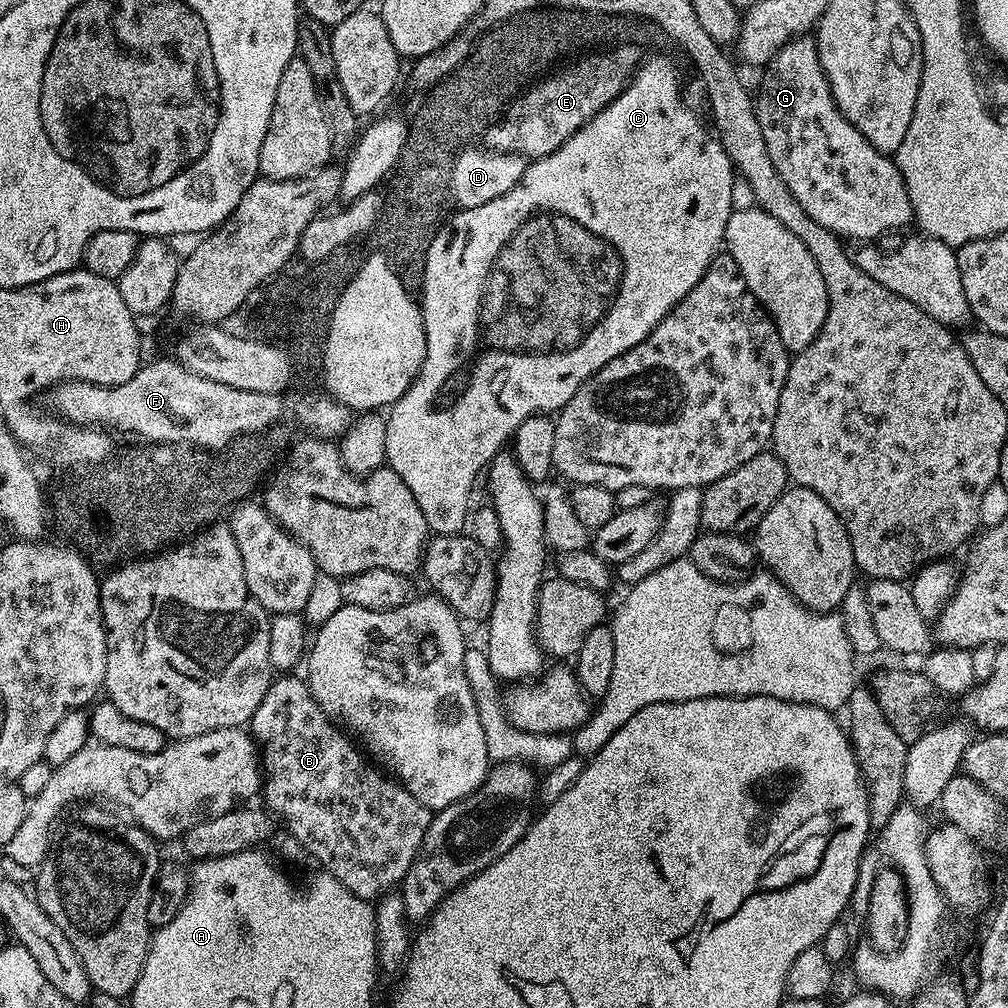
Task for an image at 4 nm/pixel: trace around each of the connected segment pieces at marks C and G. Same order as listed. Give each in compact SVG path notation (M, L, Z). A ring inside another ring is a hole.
M652 56L649 60L647 57L641 63L640 67L636 69L636 72L632 75L632 79L629 80L628 85L622 90L622 94L618 94L618 98L614 98L614 102L610 102L602 111L594 114L594 118L590 118L590 122L586 122L572 137L566 142L562 142L562 146L558 150L554 150L549 156L541 156L533 159L522 174L518 186L514 186L514 190L506 190L506 194L502 194L502 198L494 198L494 202L486 202L486 206L465 208L457 211L457 216L455 213L451 217L450 223L447 226L441 227L440 231L436 233L436 236L432 239L432 245L428 247L426 262L424 263L424 286L422 289L422 297L424 296L424 300L422 299L422 311L424 313L424 329L426 330L426 358L422 362L422 366L418 370L414 382L406 390L406 394L402 394L402 398L398 398L395 404L391 405L390 411L386 416L388 422L386 426L387 467L396 471L398 478L402 478L402 482L406 482L406 486L410 486L410 494L414 494L414 498L422 506L436 504L436 520L434 516L435 535L454 536L465 531L466 525L470 520L468 499L472 496L472 487L476 484L476 475L479 472L481 475L487 469L488 465L492 463L492 459L511 441L512 436L518 430L518 426L522 426L522 422L526 422L526 418L535 416L537 413L555 414L564 408L566 402L570 402L570 398L574 398L574 394L578 394L580 387L595 372L602 370L602 366L606 366L606 362L610 362L614 358L626 354L626 350L638 346L638 342L645 340L654 330L654 326L658 326L658 322L662 322L662 318L666 318L670 314L672 307L678 302L682 302L682 298L686 298L686 294L690 294L690 290L694 290L694 286L698 286L702 274L706 274L706 270L710 266L712 259L715 256L721 255L722 249L724 248L726 222L732 217L734 211L734 203L732 204L732 176L734 180L734 169L732 167L732 160L726 154L724 147L720 145L719 139L713 135L710 128L709 132L707 126L700 121L699 114L680 97L680 80L676 77L675 66L664 56Z
M811 35L795 36L763 69L760 93L754 96L758 126L766 138L766 154L774 162L774 170L786 182L790 194L818 226L830 230L835 236L856 242L876 242L879 236L904 228L913 223L910 194L906 182L891 155L878 151L842 114L828 85L828 75L822 70L815 39Z

